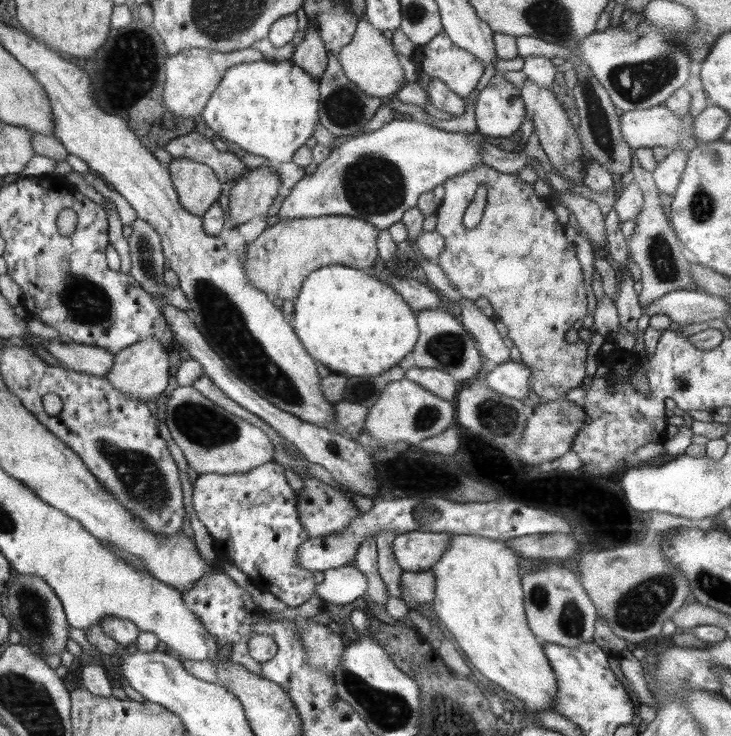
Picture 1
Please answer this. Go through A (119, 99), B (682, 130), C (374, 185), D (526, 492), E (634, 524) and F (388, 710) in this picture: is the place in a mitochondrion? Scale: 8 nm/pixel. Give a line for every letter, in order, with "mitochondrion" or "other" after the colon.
A: other
B: other
C: mitochondrion
D: other
E: other
F: mitochondrion

